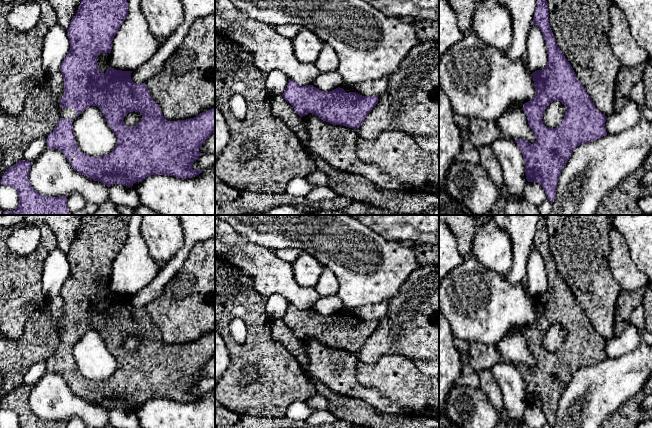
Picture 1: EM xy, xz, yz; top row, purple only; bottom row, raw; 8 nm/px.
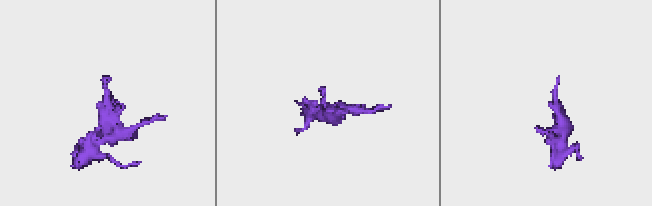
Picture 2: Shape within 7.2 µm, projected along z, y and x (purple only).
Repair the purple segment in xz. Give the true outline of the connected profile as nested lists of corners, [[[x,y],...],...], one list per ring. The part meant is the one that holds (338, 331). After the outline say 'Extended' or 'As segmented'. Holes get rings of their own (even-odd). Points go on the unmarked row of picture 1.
[[[292,303],[282,320],[300,341],[312,337],[327,347],[356,354],[378,326],[378,319],[347,317],[340,311],[323,316],[313,309],[299,309]]]. As segmented

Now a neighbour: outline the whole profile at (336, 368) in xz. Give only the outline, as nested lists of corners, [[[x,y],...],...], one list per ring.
[[[309,337],[302,341],[306,350],[308,374],[341,395],[359,398],[387,413],[399,413],[402,407],[383,396],[377,389],[364,388],[357,380],[356,353],[335,349]]]

